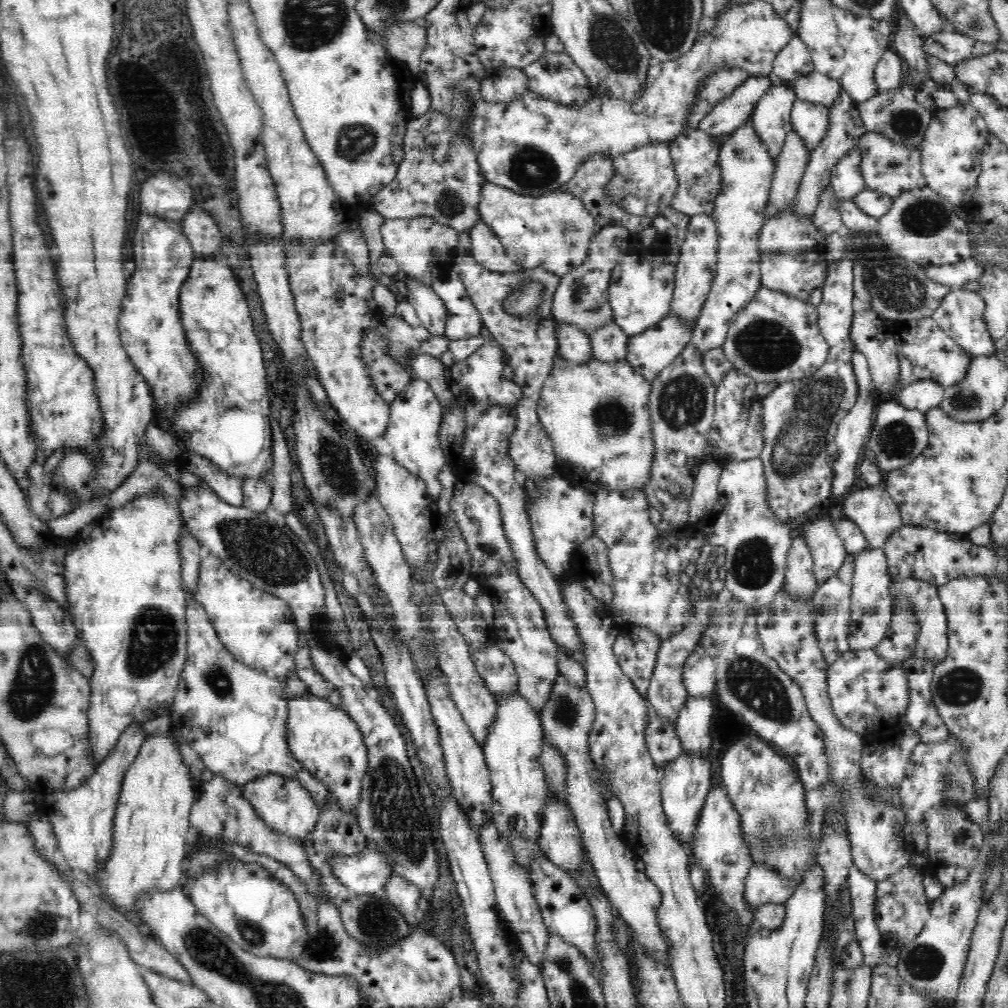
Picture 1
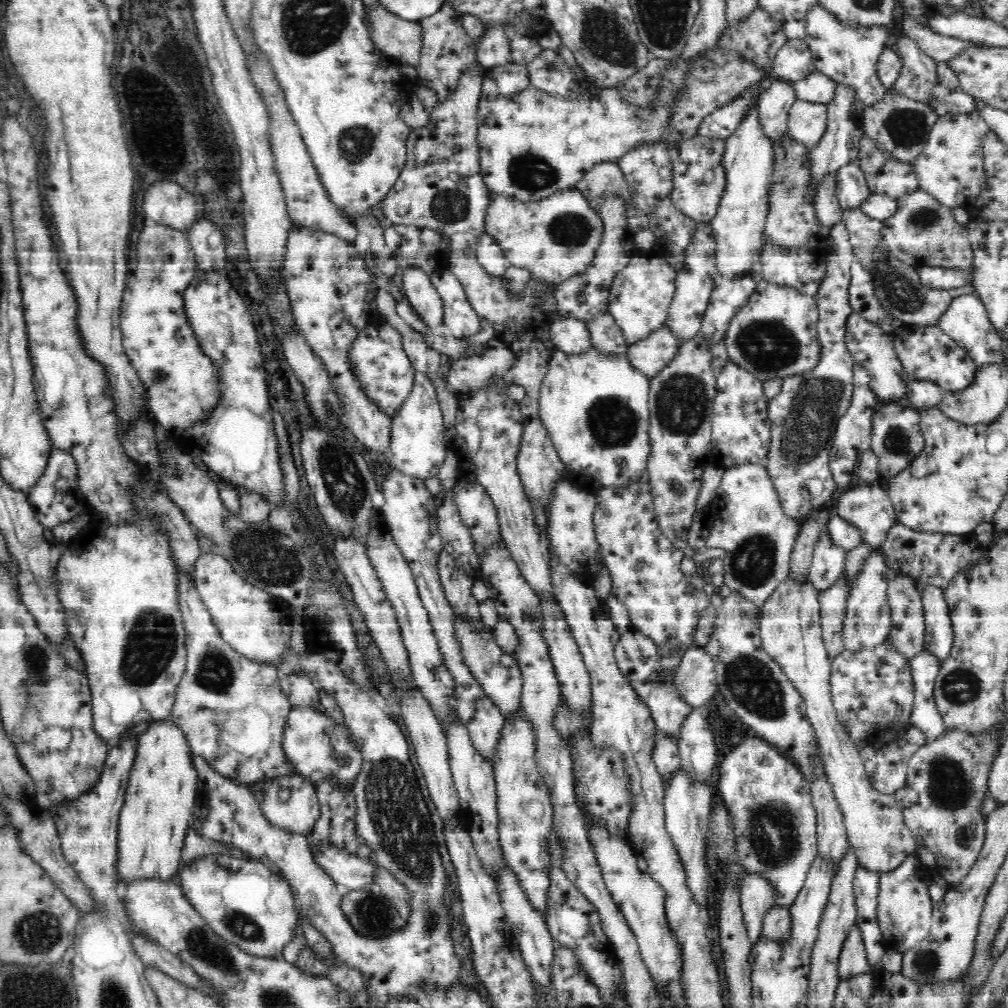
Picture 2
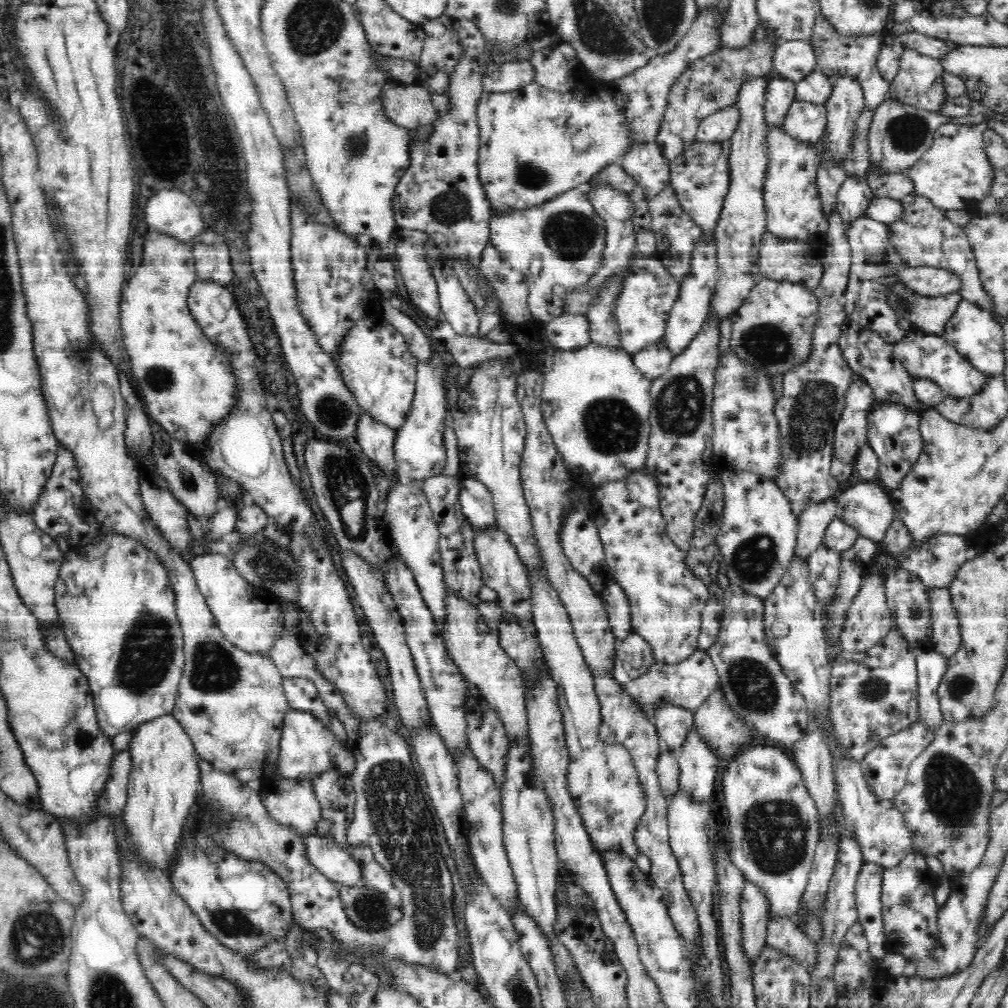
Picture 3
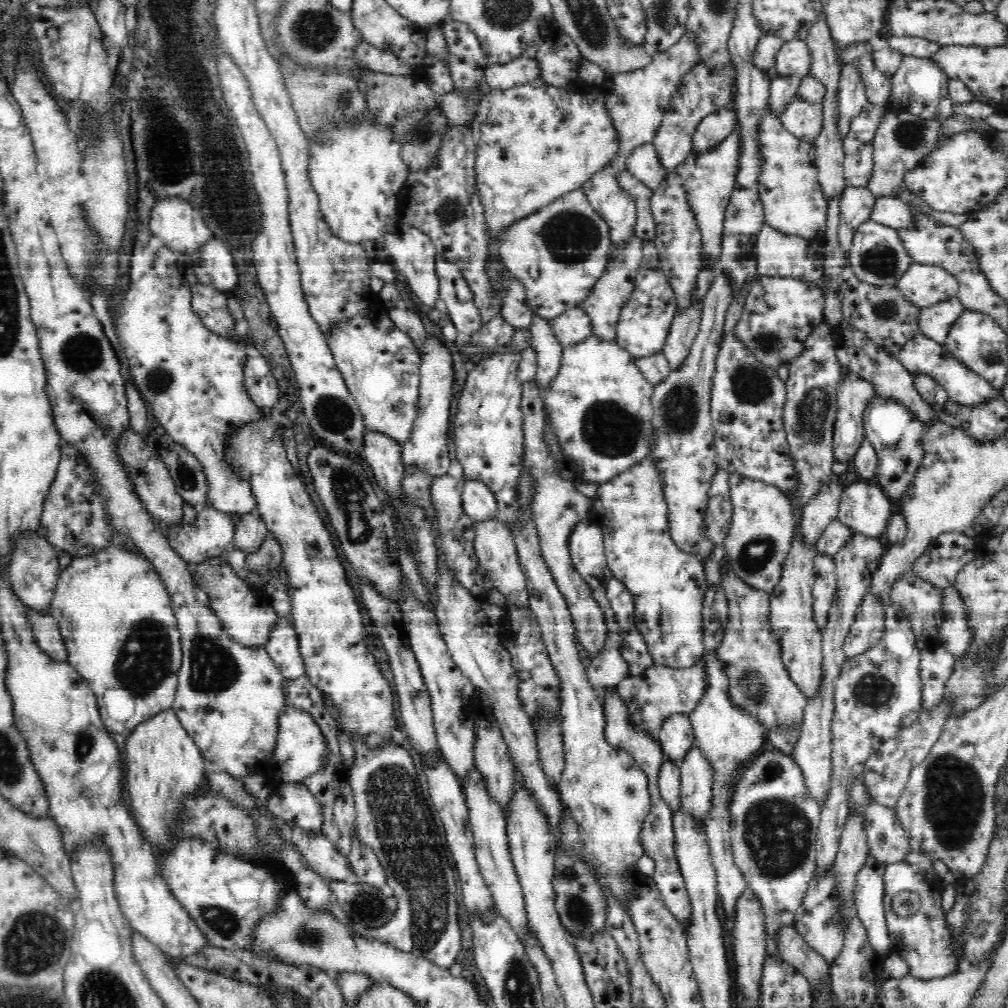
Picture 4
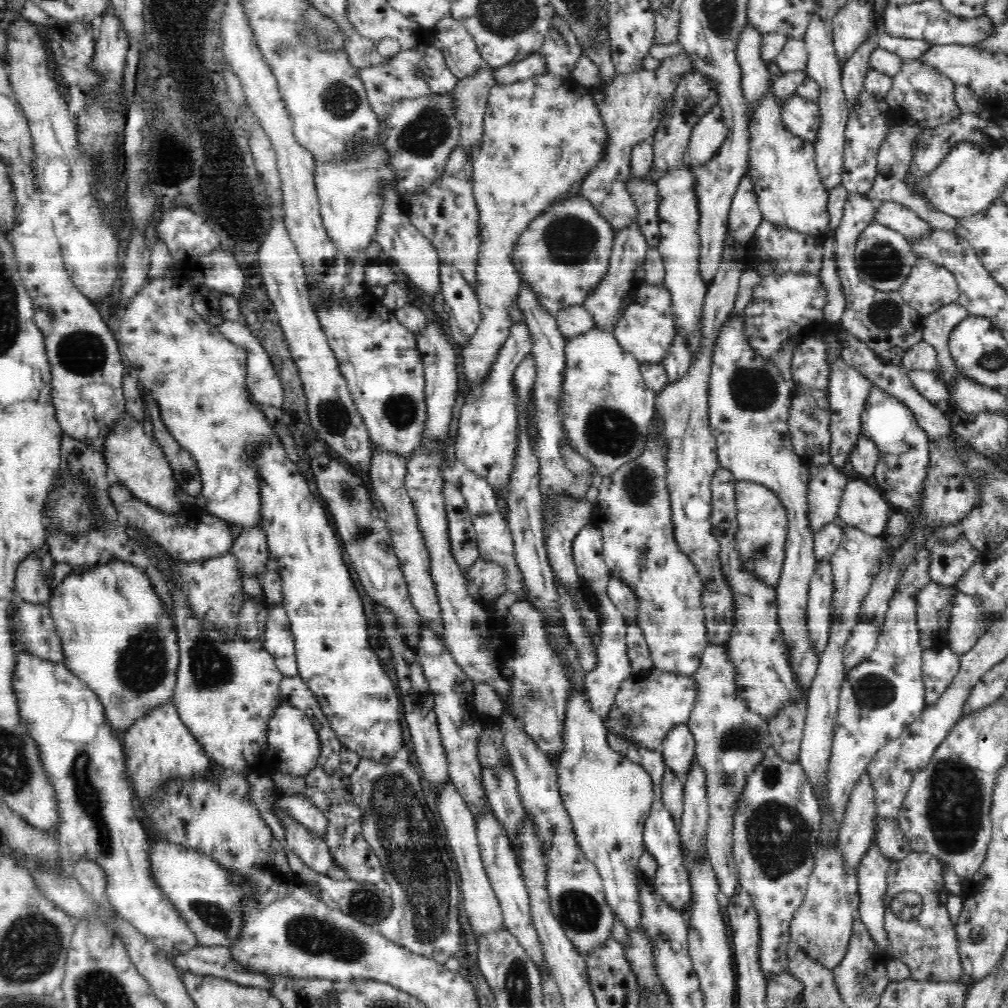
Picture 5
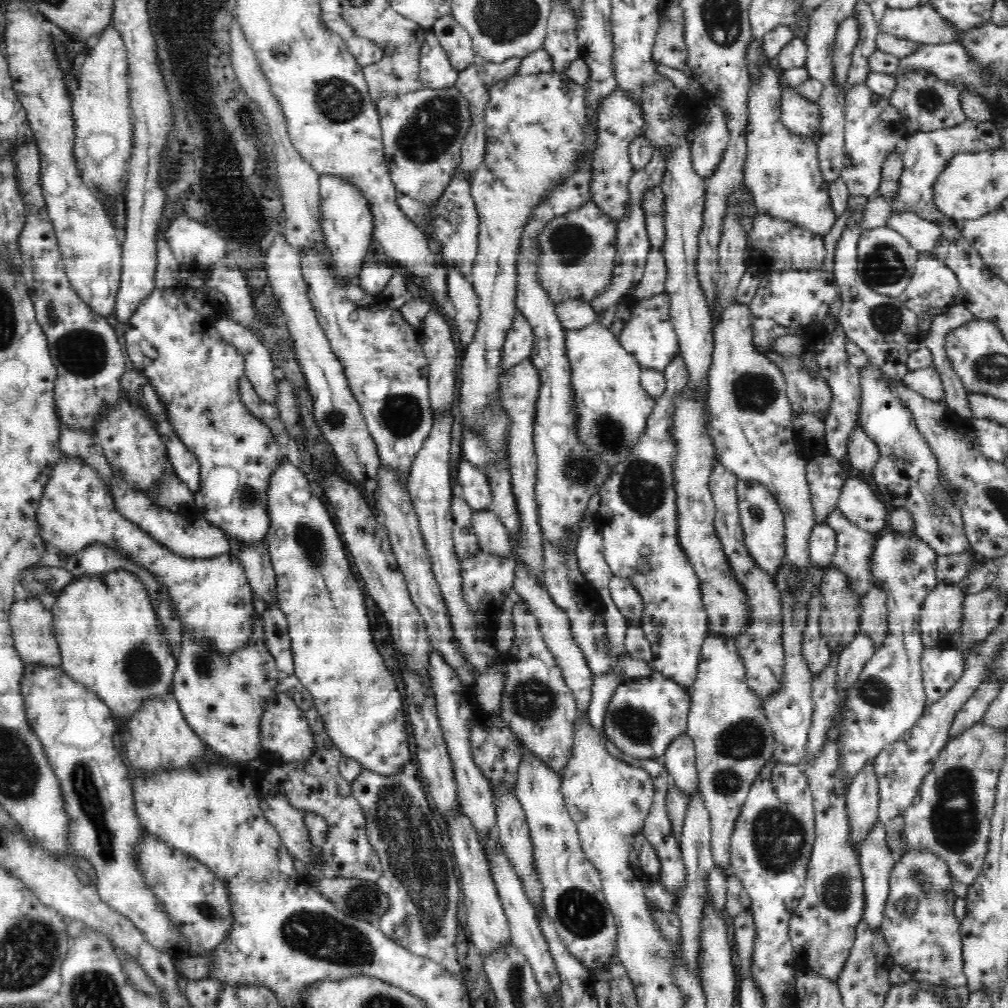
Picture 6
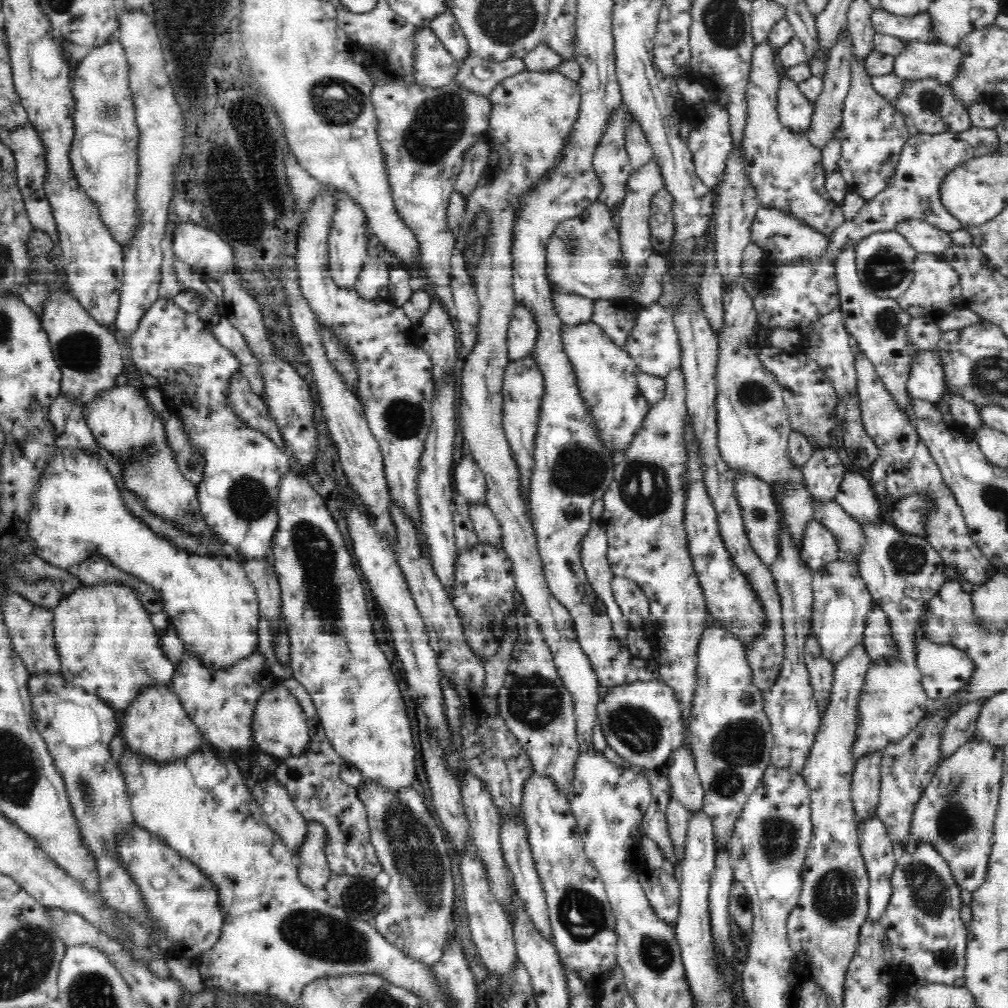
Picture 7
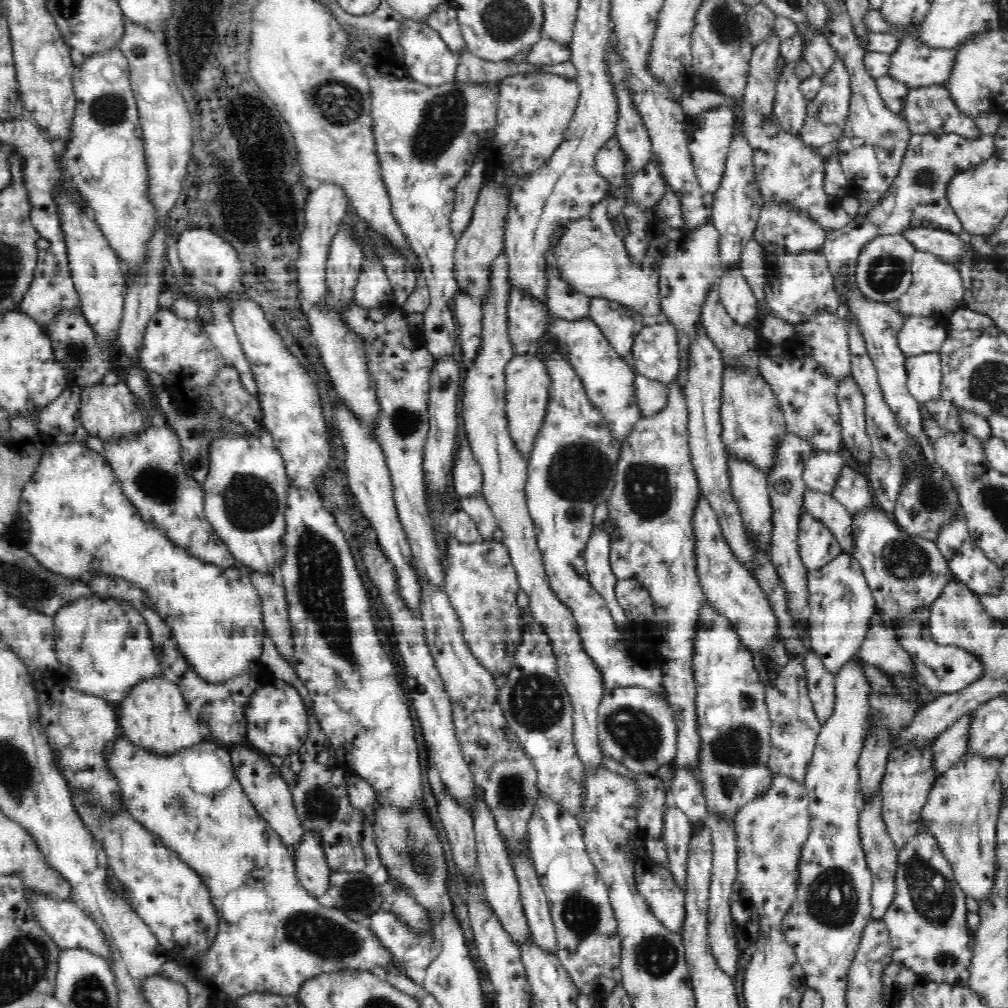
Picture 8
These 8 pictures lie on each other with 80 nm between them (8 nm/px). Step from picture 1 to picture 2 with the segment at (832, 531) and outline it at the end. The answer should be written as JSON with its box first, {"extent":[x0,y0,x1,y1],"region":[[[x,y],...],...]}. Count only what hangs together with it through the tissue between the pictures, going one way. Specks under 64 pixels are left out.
{"extent":[808,529,846,592],"region":[[[826,529],[819,534],[808,572],[808,580],[818,592],[829,589],[836,579],[843,576],[846,554],[844,548],[834,544]]]}

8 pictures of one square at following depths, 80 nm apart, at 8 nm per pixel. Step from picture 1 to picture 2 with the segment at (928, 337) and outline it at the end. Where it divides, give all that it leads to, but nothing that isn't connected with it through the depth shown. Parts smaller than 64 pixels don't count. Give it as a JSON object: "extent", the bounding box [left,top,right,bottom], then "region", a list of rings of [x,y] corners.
{"extent":[892,323,977,392],"region":[[[905,323],[892,339],[894,350],[910,381],[928,380],[943,388],[945,392],[962,392],[973,386],[977,380],[977,365],[967,352],[938,326]]]}

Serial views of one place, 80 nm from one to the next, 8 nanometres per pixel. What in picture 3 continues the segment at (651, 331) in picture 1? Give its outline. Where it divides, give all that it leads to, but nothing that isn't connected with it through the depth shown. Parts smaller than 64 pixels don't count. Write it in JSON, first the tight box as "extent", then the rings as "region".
{"extent":[633,338,674,381],"region":[[[664,338],[657,346],[646,347],[645,351],[633,354],[633,362],[636,368],[651,381],[658,380],[668,368],[672,366],[674,355],[670,355],[670,349],[666,347]]]}

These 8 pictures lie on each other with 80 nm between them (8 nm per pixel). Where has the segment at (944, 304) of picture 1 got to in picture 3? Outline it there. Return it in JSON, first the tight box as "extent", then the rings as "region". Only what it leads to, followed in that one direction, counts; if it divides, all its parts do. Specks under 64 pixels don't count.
{"extent":[943,299,1006,381],"region":[[[962,299],[957,306],[957,314],[945,324],[943,335],[950,341],[950,345],[954,345],[954,348],[960,352],[960,355],[968,359],[972,367],[987,376],[988,381],[1002,380],[1004,370],[1006,370],[1003,325],[990,311]]]}

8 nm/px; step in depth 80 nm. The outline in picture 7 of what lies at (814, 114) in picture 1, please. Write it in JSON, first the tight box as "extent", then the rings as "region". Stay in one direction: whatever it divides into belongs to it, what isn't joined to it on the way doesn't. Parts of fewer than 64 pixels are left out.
{"extent":[776,73,812,135],"region":[[[787,73],[779,80],[776,110],[779,121],[792,132],[802,135],[810,126],[812,101],[804,96],[799,83]]]}

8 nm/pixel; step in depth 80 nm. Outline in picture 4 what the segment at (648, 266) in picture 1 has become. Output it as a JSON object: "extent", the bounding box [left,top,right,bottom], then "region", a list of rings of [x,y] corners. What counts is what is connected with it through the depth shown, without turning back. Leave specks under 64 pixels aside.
{"extent":[615,262,676,359],"region":[[[642,262],[641,274],[636,283],[636,290],[621,310],[615,332],[615,341],[637,359],[652,358],[661,354],[666,339],[669,338],[670,329],[676,316],[674,291],[666,282],[662,269],[650,270],[646,262]]]}

